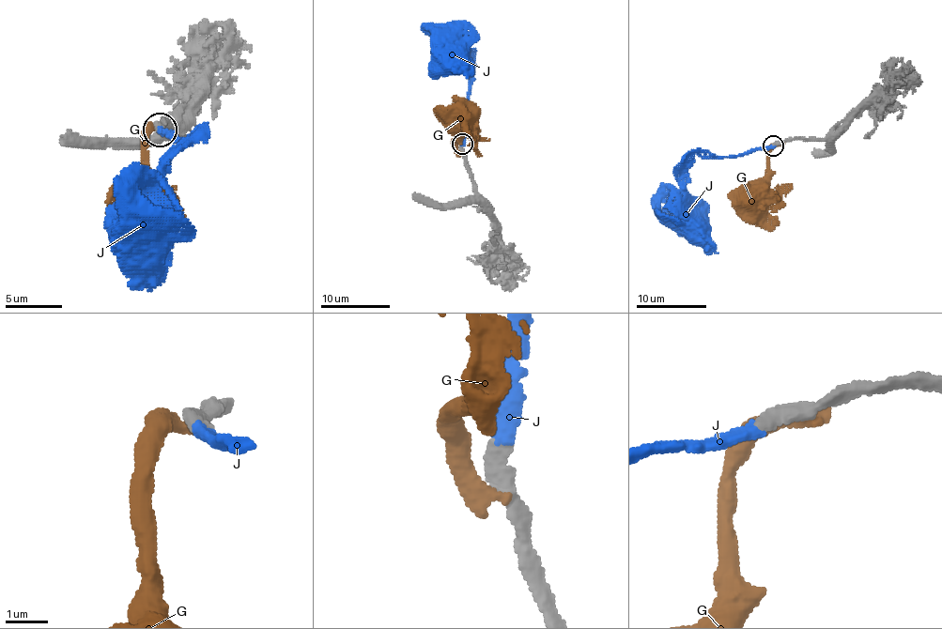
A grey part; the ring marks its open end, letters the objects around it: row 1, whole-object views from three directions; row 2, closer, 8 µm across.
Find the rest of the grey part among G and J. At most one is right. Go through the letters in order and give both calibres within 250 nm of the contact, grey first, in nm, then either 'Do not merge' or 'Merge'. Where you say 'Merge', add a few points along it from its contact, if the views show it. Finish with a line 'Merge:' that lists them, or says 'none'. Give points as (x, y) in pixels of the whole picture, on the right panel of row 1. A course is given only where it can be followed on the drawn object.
G: Thickness 360 nm (grey) against 420 nm. Do not merge
J: Thickness 460 nm (grey) against 320 nm. Merge. Its course: (773, 145), (729, 157), (698, 156), (696, 152), (687, 169), (685, 186), (688, 218), (693, 227)
Merge: J

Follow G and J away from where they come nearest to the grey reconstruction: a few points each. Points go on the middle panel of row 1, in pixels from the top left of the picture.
G: (462, 152), (454, 141), (458, 137), (463, 124)
J: (462, 144), (470, 63), (452, 53), (456, 53), (452, 58)

